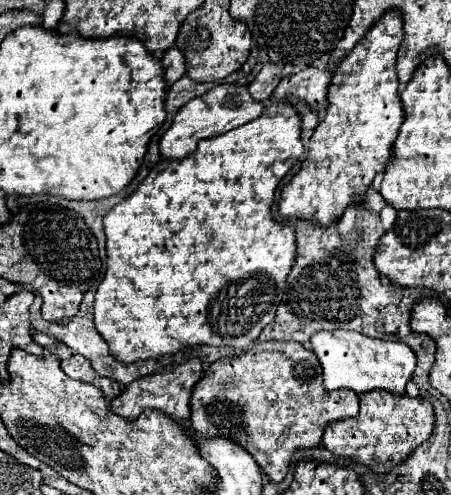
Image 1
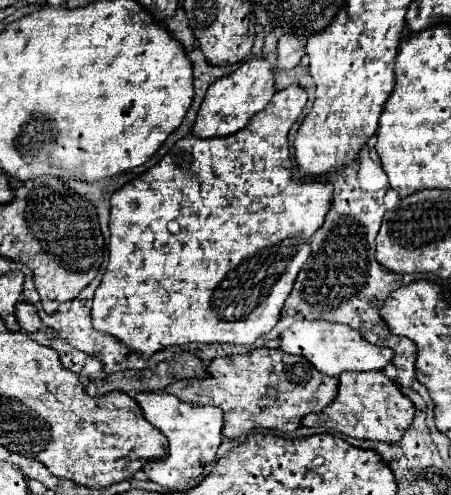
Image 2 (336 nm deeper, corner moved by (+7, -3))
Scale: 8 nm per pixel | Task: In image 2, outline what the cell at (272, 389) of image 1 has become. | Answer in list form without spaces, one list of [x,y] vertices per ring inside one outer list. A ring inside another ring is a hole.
[[[253,349],[251,353],[245,353],[245,355],[217,357],[207,367],[207,373],[209,373],[207,379],[183,379],[183,381],[169,385],[165,391],[173,393],[177,399],[193,403],[193,405],[215,405],[215,407],[223,409],[223,413],[225,413],[223,435],[227,439],[237,439],[237,437],[249,435],[257,429],[275,429],[281,433],[293,433],[301,425],[301,419],[307,413],[319,413],[327,405],[331,405],[335,401],[335,395],[339,389],[337,377],[321,375],[305,357],[289,355],[281,349]]]

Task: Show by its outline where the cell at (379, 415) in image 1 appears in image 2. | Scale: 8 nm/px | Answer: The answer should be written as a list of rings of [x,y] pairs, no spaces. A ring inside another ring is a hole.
[[[369,371],[369,373],[341,373],[339,377],[339,393],[333,405],[323,409],[321,413],[309,413],[303,417],[305,427],[319,427],[327,431],[337,431],[347,437],[355,439],[371,439],[383,443],[395,443],[401,439],[409,423],[415,417],[413,401],[401,393],[395,381],[383,375],[383,371]]]

